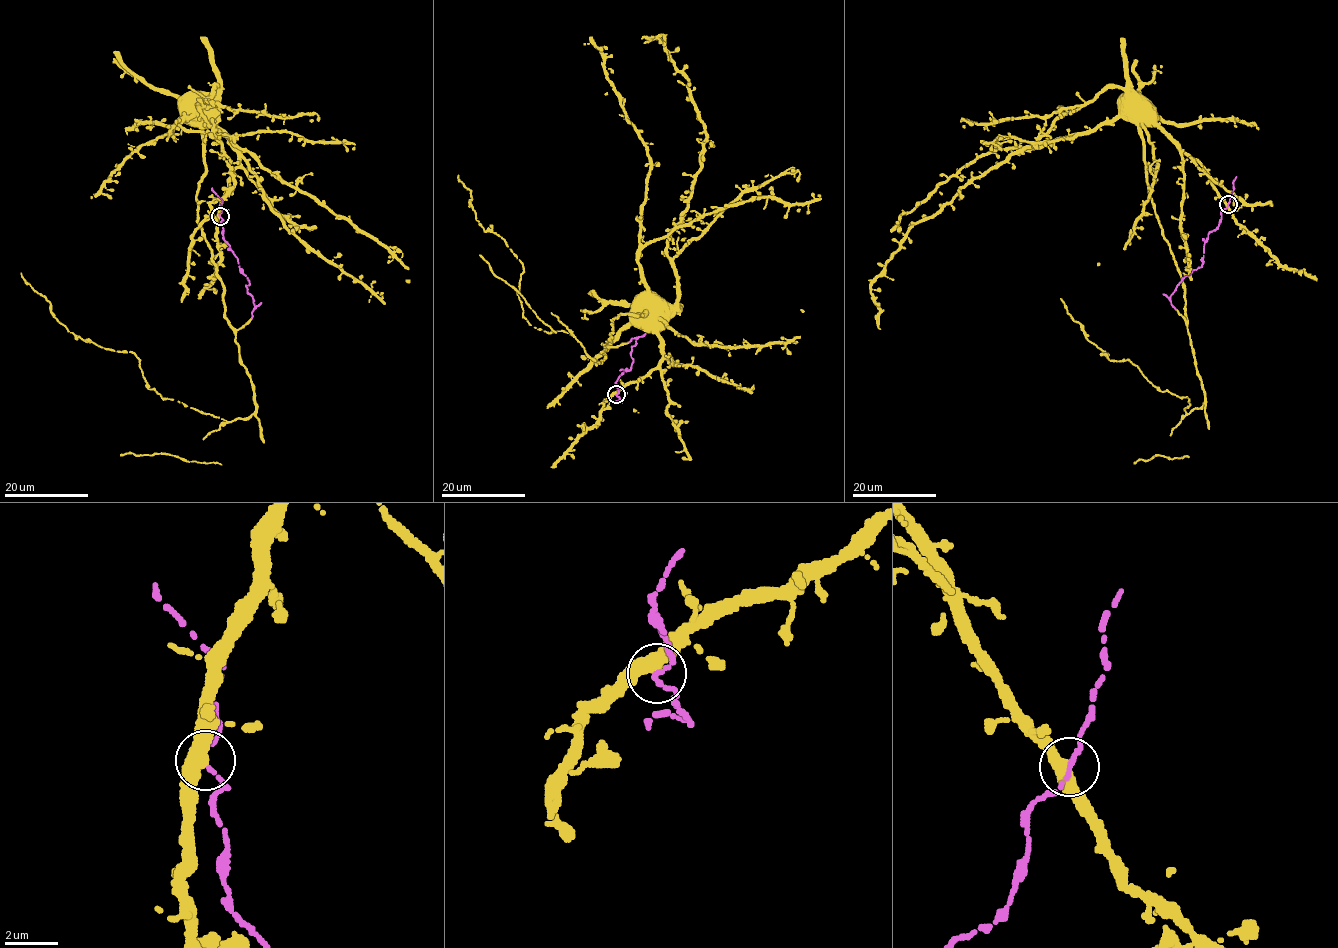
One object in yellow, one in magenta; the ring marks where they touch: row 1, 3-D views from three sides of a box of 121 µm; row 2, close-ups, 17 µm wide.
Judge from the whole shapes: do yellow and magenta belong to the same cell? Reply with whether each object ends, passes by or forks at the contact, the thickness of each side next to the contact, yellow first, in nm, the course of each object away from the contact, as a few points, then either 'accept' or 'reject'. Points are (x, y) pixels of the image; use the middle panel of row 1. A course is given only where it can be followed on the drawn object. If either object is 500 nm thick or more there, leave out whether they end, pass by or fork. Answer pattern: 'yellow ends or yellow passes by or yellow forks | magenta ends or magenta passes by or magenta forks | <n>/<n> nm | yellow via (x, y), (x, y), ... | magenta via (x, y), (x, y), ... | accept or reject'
yellow passes by | magenta passes by | 420/170 nm | yellow via (616, 393), (661, 361), (652, 318), (612, 318), (599, 362), (530, 325), (522, 264), (458, 175) | magenta via (616, 394), (616, 381), (623, 371), (630, 370), (633, 360), (630, 353), (637, 339), (629, 342) | accept

